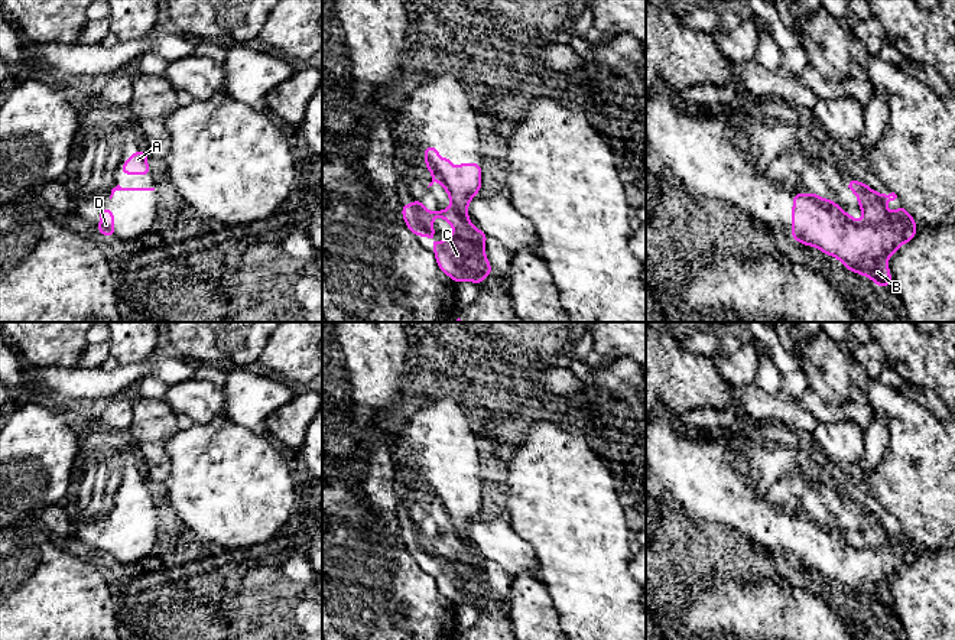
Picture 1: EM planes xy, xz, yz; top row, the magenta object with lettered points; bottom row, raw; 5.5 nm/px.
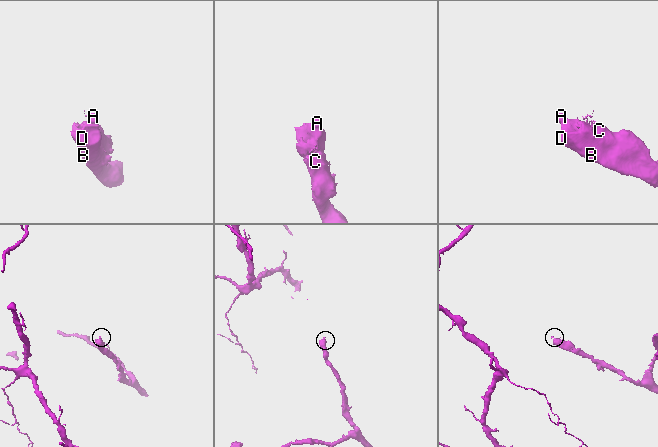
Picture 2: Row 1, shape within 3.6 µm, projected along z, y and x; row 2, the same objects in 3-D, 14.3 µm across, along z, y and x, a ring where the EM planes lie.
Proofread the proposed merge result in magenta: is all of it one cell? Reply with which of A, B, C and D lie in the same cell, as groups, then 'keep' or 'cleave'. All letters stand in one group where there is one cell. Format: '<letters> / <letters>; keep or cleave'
A B C D; keep

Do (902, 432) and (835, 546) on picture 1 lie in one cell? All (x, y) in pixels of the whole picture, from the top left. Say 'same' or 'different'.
different

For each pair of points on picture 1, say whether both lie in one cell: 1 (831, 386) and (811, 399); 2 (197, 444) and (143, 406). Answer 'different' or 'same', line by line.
1: different
2: different

